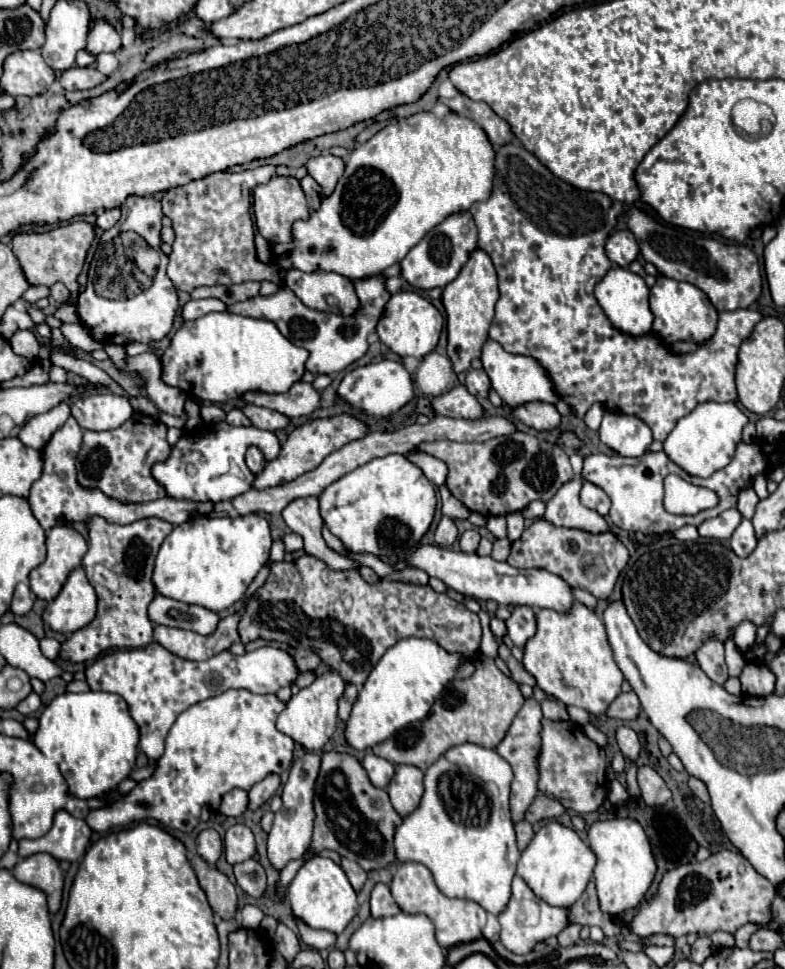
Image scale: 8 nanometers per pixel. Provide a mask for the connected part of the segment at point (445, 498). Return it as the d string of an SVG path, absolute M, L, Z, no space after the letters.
M447 487L439 489L439 493L441 493L441 501L443 501L441 511L443 511L445 517L449 517L449 519L453 519L453 521L459 521L459 519L467 519L467 517L469 517L471 511L469 511L461 501L457 501Z

